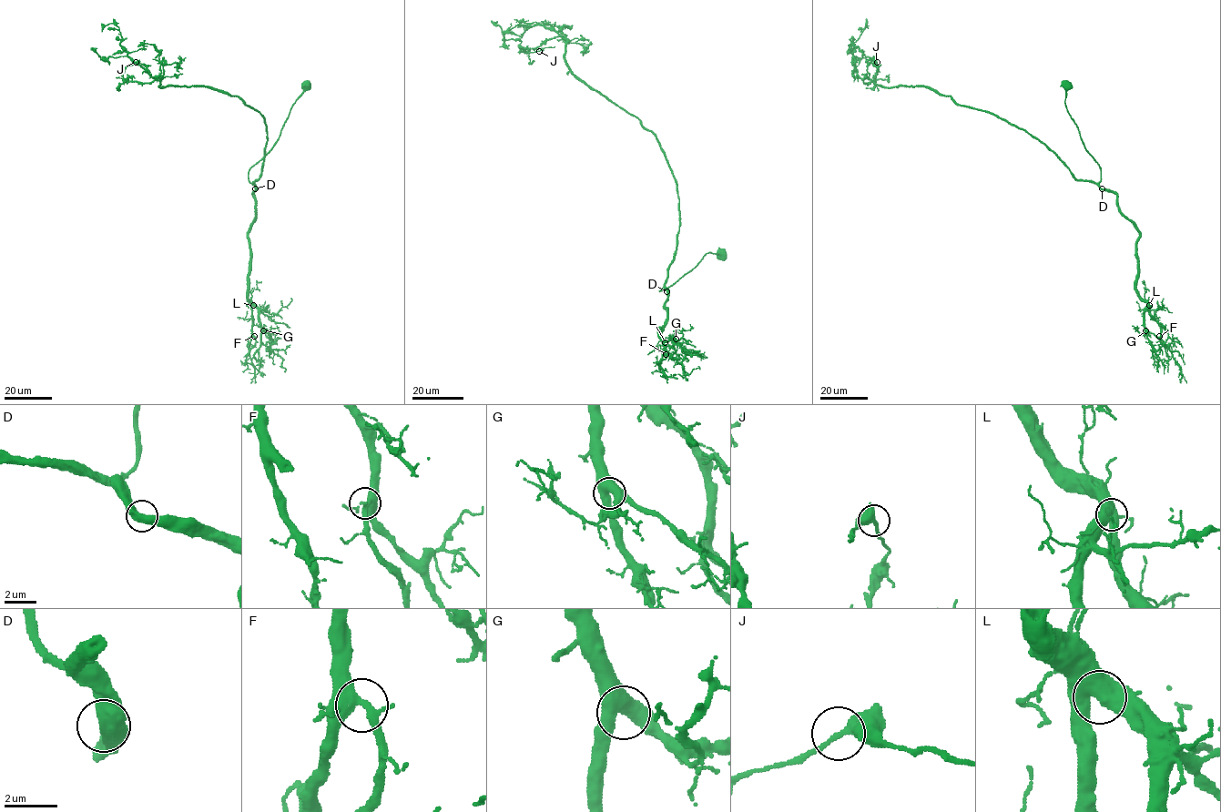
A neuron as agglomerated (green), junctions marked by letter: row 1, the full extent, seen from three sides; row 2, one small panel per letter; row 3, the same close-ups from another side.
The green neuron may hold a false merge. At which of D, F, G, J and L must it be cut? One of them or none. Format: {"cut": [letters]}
{"cut": []}

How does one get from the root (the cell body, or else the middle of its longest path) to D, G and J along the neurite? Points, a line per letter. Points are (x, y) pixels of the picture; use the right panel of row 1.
D: (1067, 86), (1066, 107), (1084, 148), (1099, 166), (1098, 184), (1102, 188)
G: (1067, 86), (1065, 104), (1099, 166), (1098, 184), (1115, 193), (1139, 235), (1136, 290), (1147, 305), (1145, 330)
J: (1067, 86), (1098, 182), (1077, 180), (1023, 129), (950, 96), (864, 83), (877, 62)

